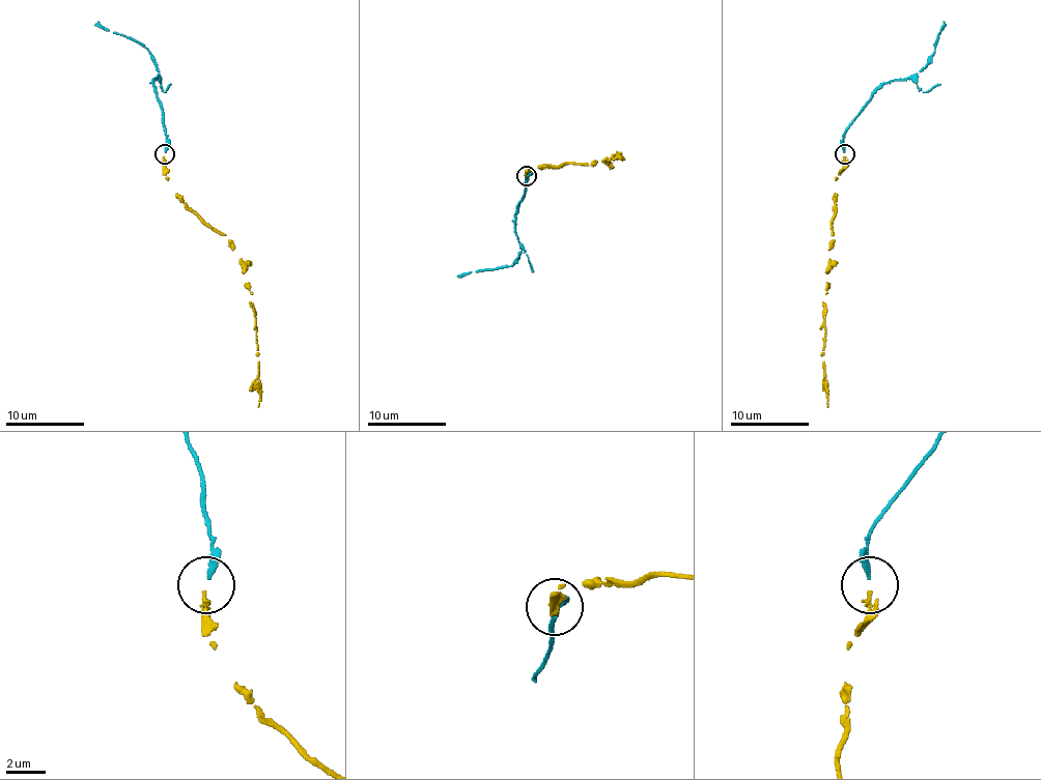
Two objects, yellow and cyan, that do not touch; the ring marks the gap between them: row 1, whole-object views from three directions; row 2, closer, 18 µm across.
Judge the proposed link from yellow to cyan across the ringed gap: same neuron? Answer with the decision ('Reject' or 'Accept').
Accept

